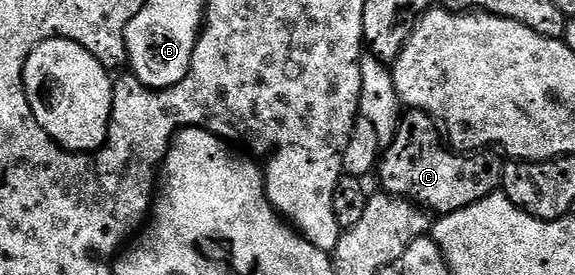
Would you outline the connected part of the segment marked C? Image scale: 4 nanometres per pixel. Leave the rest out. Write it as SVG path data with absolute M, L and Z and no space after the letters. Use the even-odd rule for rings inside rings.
M411 109L399 120L399 128L393 141L382 152L377 176L379 175L379 183L383 186L380 188L386 194L395 195L399 199L409 199L428 212L442 217L449 213L457 213L481 201L487 195L496 194L503 182L503 165L504 160L495 153L456 153L446 142L441 141L440 128L430 115Z

